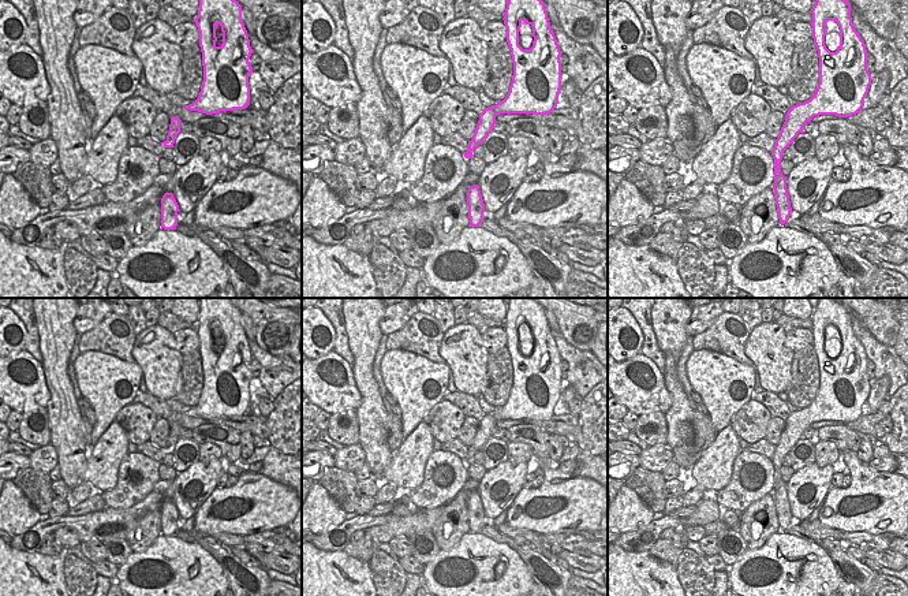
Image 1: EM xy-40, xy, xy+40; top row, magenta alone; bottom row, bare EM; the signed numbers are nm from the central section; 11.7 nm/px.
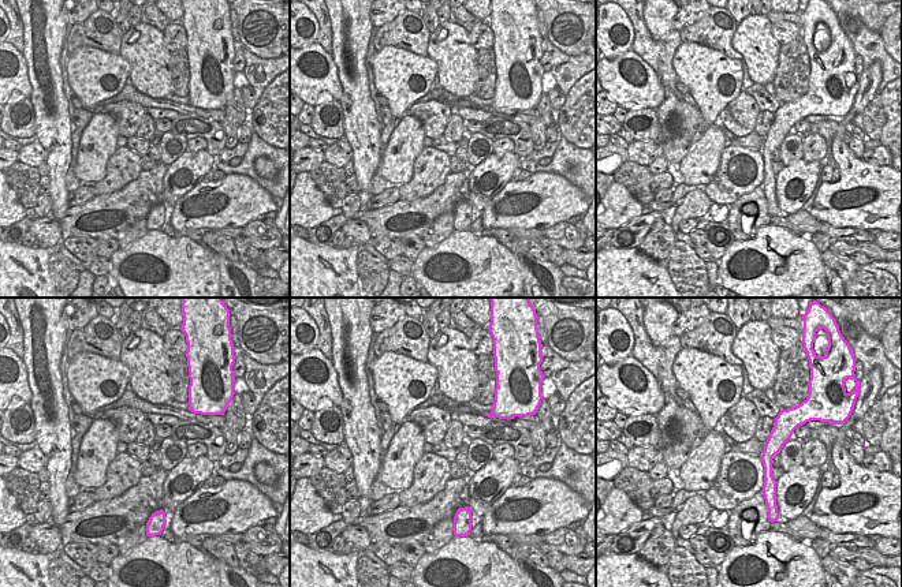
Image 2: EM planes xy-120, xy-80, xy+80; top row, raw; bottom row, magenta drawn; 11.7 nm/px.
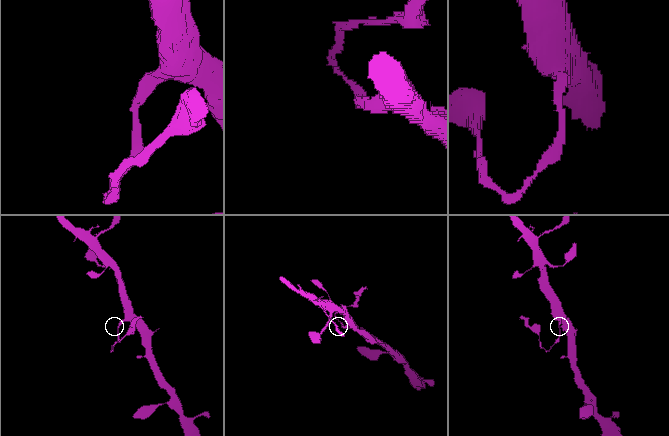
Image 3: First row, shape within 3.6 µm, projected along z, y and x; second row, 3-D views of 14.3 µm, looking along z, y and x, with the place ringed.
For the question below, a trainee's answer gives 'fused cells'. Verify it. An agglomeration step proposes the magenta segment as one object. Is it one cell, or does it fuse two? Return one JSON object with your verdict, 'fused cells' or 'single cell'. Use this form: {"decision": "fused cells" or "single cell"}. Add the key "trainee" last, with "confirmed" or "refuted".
{"decision": "fused cells", "trainee": "confirmed"}

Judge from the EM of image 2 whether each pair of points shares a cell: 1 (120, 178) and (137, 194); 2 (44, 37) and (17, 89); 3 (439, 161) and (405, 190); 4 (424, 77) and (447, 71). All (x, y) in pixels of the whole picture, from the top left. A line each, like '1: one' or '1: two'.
1: two
2: two
3: one
4: two

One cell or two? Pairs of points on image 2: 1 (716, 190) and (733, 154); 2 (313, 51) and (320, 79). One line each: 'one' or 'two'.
1: one
2: one

